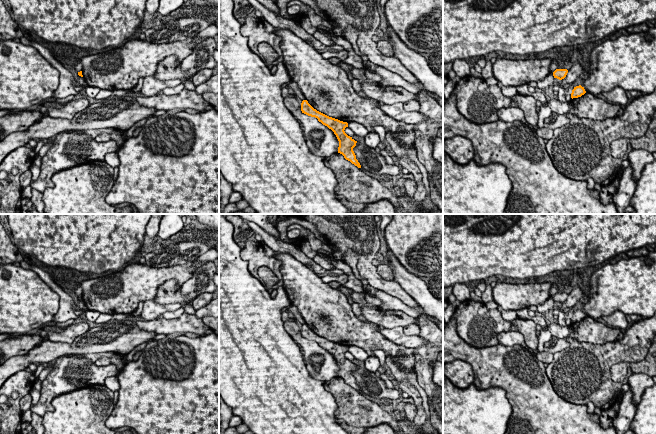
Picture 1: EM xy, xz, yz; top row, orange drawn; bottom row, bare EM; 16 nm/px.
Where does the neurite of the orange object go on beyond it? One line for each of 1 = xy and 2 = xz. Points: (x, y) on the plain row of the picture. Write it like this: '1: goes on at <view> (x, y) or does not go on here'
1: does not go on here
2: does not go on here

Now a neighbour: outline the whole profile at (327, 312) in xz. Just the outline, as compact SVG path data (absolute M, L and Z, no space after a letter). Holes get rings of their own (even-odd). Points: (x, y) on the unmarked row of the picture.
M276 251L275 256L282 264L283 288L290 300L290 304L298 309L308 327L317 335L343 346L356 346L366 351L368 356L375 356L375 350L382 350L385 355L390 354L396 365L412 369L415 372L415 348L407 348L388 340L380 331L377 324L359 320L353 312L347 297L339 290L333 289L329 283L324 283L314 270L303 262L297 261L287 253Z

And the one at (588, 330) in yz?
M586 316L581 321L571 323L569 327L571 332L568 337L596 345L617 341L617 337L621 332L621 329L607 327L589 316Z

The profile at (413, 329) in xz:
M410 324L403 327L403 331L406 335L419 335L420 327L416 324Z

